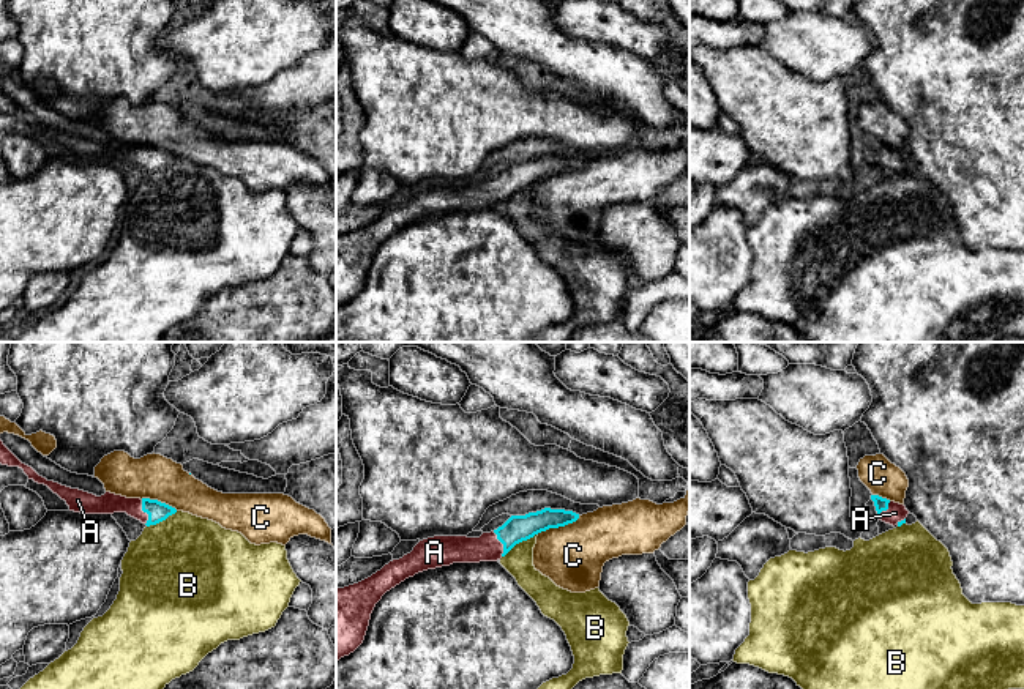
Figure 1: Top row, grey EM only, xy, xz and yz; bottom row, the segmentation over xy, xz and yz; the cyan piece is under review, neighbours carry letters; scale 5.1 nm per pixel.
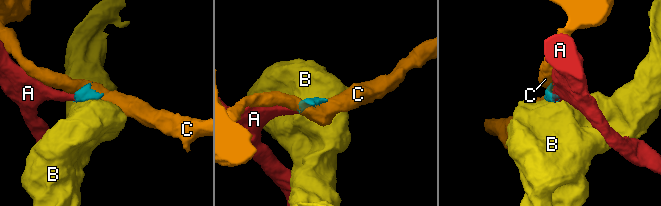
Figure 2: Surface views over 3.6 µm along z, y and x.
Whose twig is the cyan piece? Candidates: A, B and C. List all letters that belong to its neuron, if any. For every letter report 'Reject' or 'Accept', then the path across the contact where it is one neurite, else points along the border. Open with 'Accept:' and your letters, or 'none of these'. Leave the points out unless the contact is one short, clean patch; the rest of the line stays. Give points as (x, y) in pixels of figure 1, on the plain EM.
Accept: A
A: Accept. Path across: xy (156, 158), (145, 158), (128, 152), (108, 150)
B: Reject. Boundary: xz (537, 180), (516, 189), (502, 204)
C: Reject

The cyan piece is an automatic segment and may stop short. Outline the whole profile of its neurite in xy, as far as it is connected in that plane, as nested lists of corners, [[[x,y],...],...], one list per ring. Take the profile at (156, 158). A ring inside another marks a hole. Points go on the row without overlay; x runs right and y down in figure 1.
[[[0,87],[0,110],[8,114],[19,114],[38,131],[47,132],[54,140],[57,140],[62,147],[66,148],[69,158],[80,159],[80,161],[114,161],[114,159],[126,159],[128,162],[140,167],[147,173],[156,172],[166,167],[169,162],[175,161],[177,156],[161,150],[158,147],[150,145],[126,145],[121,142],[115,142],[106,139],[101,143],[93,140],[71,136],[62,132],[54,128],[47,128],[46,125],[39,123],[32,114],[22,110]]]

